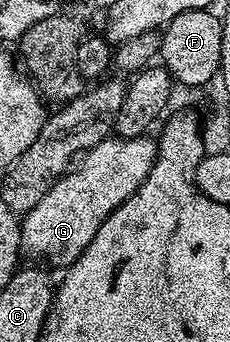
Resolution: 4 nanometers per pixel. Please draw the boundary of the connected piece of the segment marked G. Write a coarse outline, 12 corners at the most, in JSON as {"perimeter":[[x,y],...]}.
{"perimeter":[[151,137],[104,138],[23,215],[67,268],[148,178]]}

